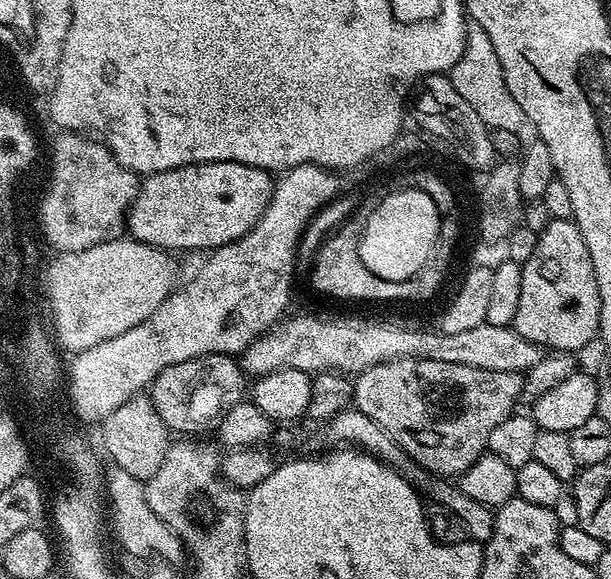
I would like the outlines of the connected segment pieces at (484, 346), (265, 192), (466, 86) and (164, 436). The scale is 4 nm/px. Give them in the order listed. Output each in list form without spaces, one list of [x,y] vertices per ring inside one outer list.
[[[293,316],[286,318],[286,362],[290,368],[309,374],[338,372],[359,374],[378,362],[401,360],[413,356],[416,360],[458,362],[490,370],[506,370],[521,374],[541,360],[542,349],[534,342],[526,342],[509,326],[479,324],[474,330],[461,330],[459,334],[446,334],[439,330],[419,332],[416,328],[403,328],[388,320],[363,320],[360,316]]]
[[[206,162],[187,164],[174,170],[154,172],[139,181],[136,197],[128,209],[126,228],[131,239],[152,248],[208,248],[215,250],[242,238],[255,226],[272,200],[274,180],[265,169],[246,166],[242,162]]]
[[[472,26],[468,29],[466,46],[462,58],[452,67],[450,73],[450,83],[470,106],[474,106],[474,111],[478,113],[478,118],[487,124],[489,129],[512,130],[519,133],[521,127],[525,127],[526,121],[522,106],[514,102],[514,94],[506,86],[506,78],[502,78],[502,62],[498,62],[498,54],[494,54],[494,46],[490,46],[490,38],[486,38],[484,31]]]
[[[141,394],[133,396],[130,402],[118,406],[114,414],[110,414],[99,425],[98,431],[104,439],[104,448],[108,451],[108,460],[117,464],[126,474],[147,482],[158,474],[158,466],[162,466],[170,447],[170,430],[158,418],[158,414],[152,408],[151,399]]]

